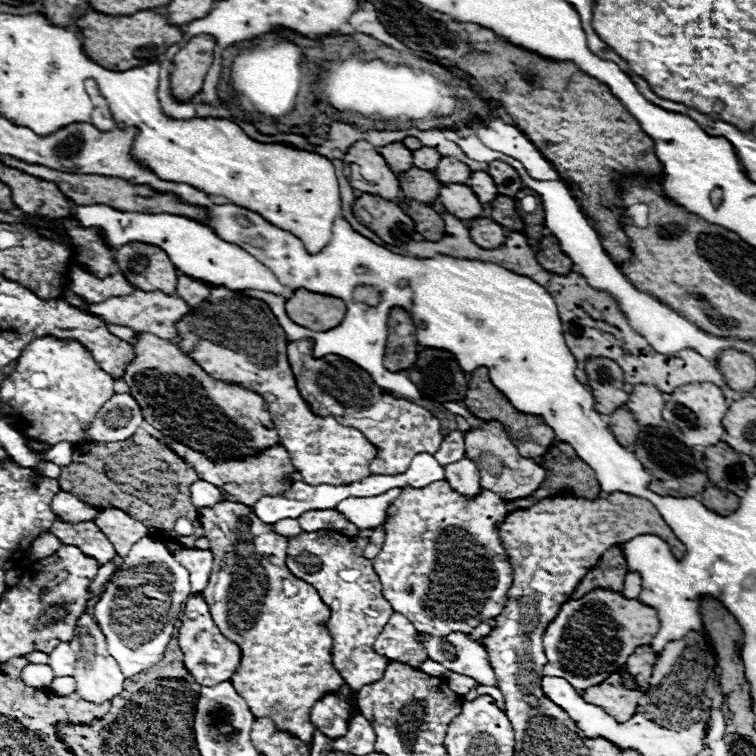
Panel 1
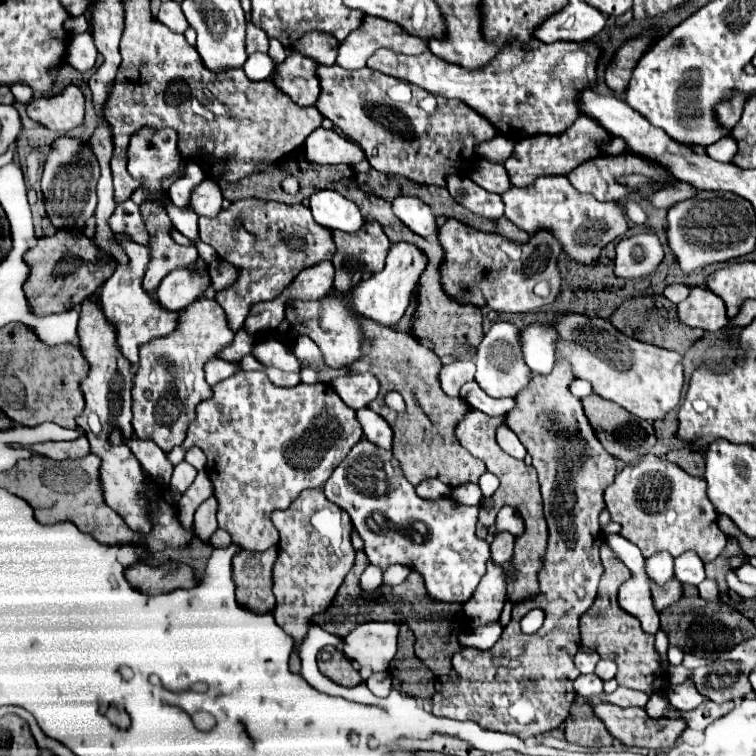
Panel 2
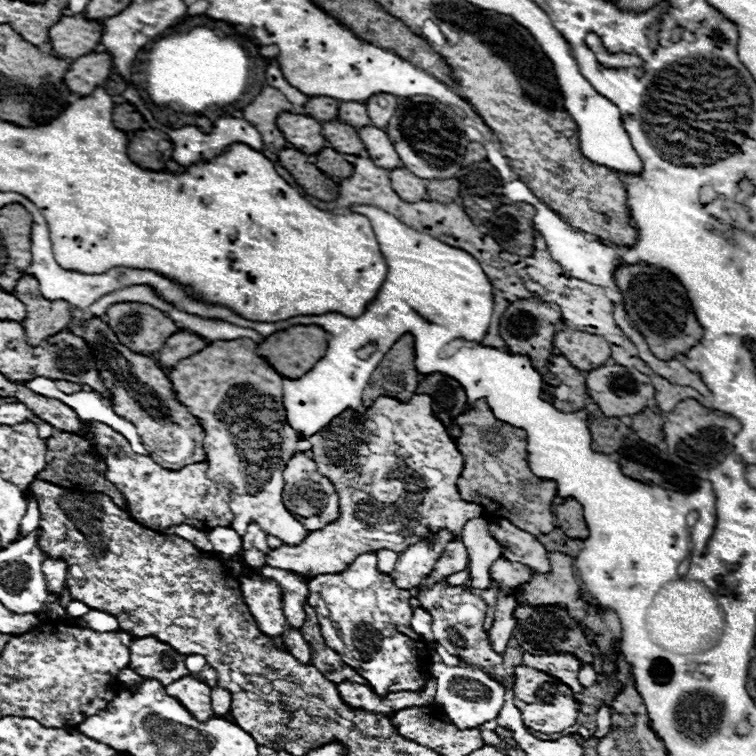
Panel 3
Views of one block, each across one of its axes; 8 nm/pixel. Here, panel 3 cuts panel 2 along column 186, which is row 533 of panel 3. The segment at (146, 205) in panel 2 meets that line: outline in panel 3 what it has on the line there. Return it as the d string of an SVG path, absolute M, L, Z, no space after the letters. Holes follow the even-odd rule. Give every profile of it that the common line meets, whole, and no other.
M256 524L248 526L246 546L244 546L244 548L246 548L246 550L248 550L248 548L258 548L258 550L264 550L266 554L270 552L270 548L268 548L268 544L266 544L266 534L264 534Z

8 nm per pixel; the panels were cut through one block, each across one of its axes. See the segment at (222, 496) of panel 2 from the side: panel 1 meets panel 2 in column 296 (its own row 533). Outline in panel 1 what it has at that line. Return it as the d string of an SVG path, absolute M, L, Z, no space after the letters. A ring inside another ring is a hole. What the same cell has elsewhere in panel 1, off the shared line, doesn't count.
M440 480L440 482L434 482L430 486L424 486L424 488L410 488L406 486L402 490L402 494L388 506L388 512L386 512L386 542L380 550L380 554L372 560L372 566L376 566L376 574L378 574L378 580L382 584L382 594L384 598L388 598L388 602L392 604L392 610L398 612L398 614L404 614L408 620L412 620L414 628L418 632L424 632L424 634L450 634L450 632L472 632L472 628L476 628L480 622L488 622L492 620L494 616L500 614L500 610L504 608L506 604L506 592L508 588L512 586L512 566L508 564L508 558L504 554L504 548L500 544L500 538L496 534L496 524L502 522L506 518L506 506L504 506L504 500L500 500L494 492L490 490L484 490L482 494L474 496L474 498L468 498L468 496L460 496L458 492L454 492L446 480Z

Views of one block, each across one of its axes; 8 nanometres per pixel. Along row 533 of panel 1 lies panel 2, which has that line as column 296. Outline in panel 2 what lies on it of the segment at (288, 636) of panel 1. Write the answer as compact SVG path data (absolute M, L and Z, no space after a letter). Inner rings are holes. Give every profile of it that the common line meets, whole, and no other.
M260 198L236 200L228 208L222 208L216 218L200 216L200 238L210 244L220 258L240 270L238 282L216 294L216 302L224 308L230 318L230 328L234 330L240 330L250 304L274 300L300 270L320 260L330 260L334 254L330 230L314 222L310 208Z

